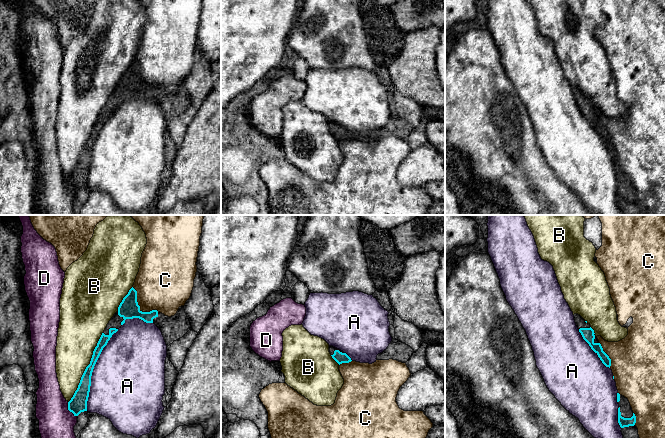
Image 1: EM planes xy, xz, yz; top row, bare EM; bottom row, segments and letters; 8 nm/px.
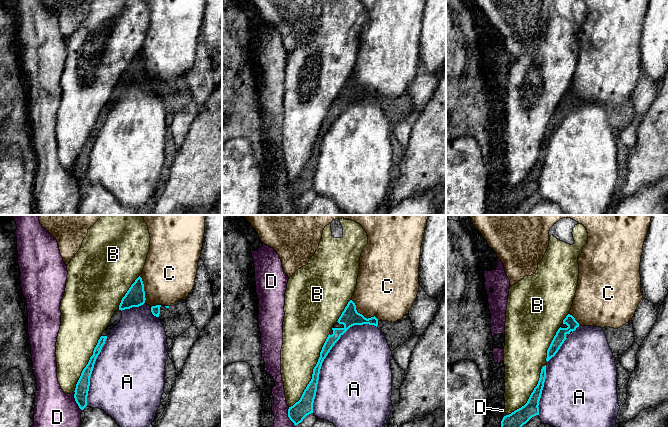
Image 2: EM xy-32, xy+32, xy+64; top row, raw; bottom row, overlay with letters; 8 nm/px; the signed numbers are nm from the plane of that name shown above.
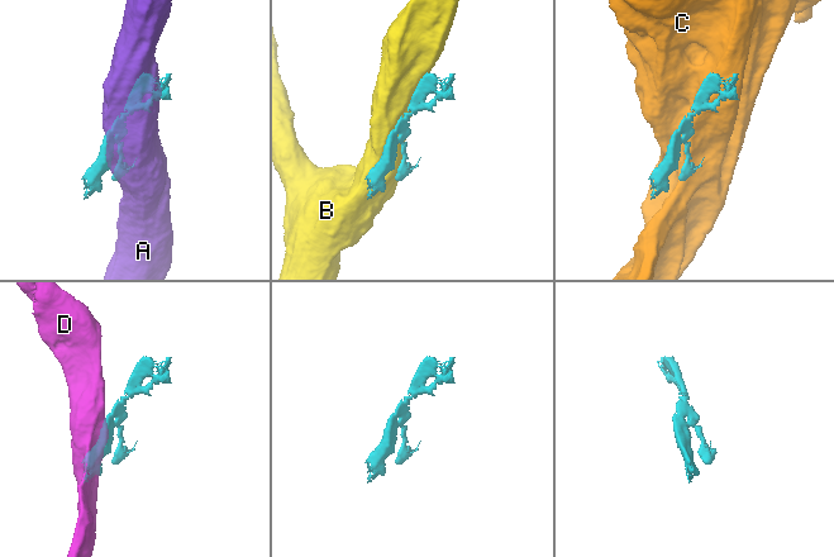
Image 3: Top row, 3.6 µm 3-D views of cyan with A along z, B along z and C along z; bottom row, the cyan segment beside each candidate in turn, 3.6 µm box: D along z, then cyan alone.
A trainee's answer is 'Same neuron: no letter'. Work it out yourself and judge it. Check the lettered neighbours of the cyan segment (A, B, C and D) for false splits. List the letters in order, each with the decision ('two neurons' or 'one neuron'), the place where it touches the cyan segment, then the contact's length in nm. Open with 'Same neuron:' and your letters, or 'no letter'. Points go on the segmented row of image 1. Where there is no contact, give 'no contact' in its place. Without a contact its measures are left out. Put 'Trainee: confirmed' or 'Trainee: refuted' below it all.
Same neuron: no letter
A: two neurons; contact xy (92, 370); length 700 nm
B: two neurons; contact xy (86, 367); length 650 nm
C: two neurons; contact xy (139, 307); length 300 nm
D: two neurons; contact xy (69, 410); length 140 nm
Trainee: confirmed

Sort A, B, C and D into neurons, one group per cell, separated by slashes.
A / B / C / D

